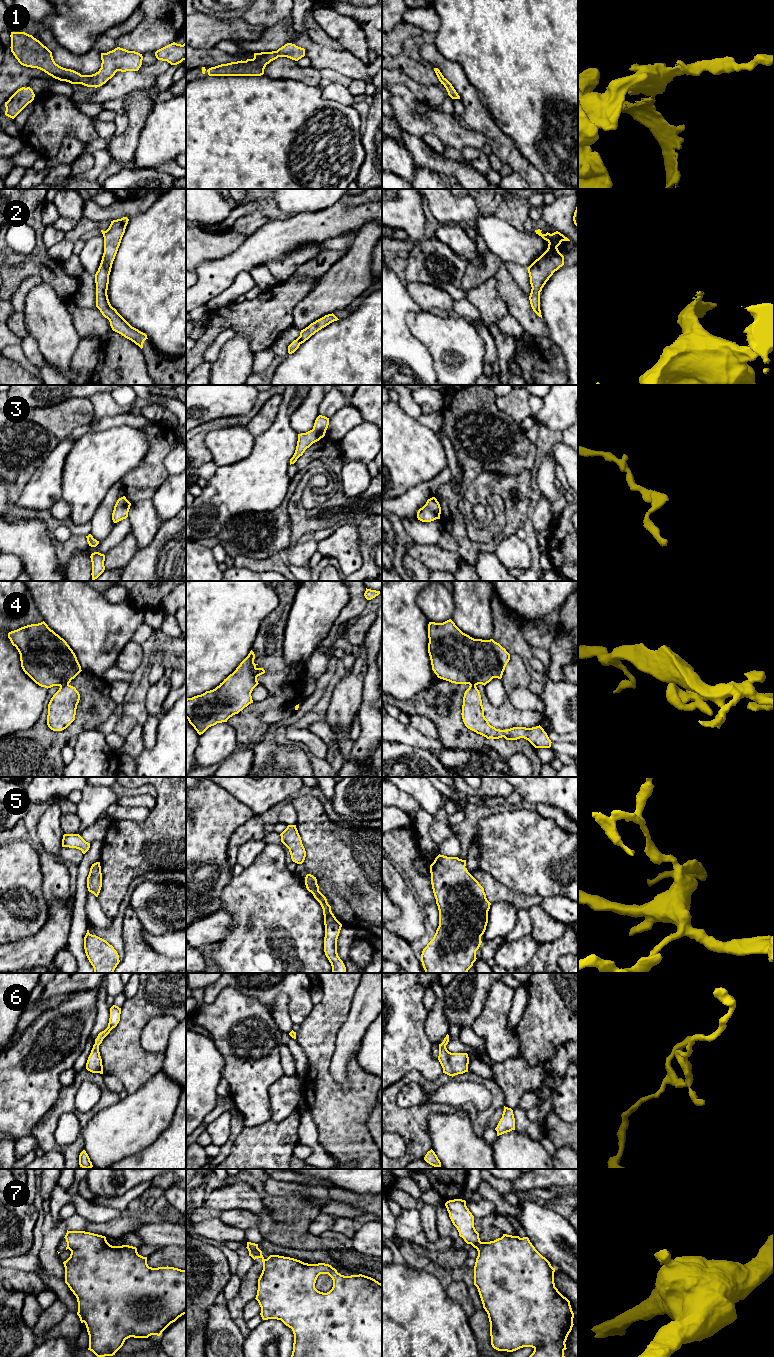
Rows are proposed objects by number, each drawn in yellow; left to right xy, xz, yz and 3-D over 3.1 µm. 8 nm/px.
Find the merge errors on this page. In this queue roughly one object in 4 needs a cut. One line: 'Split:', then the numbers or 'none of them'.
Split: 4, 7

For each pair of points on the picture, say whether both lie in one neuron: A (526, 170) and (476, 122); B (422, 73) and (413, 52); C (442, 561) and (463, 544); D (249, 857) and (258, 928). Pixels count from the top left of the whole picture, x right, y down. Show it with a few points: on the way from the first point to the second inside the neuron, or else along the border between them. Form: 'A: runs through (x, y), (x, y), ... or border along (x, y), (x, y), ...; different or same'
A: runs through (514, 158), (488, 132); same
B: border along (407, 38), (403, 44), (403, 51), (422, 62); different
C: border along (438, 544), (444, 549), (457, 552), (466, 560); different
D: border along (265, 846), (244, 869); different

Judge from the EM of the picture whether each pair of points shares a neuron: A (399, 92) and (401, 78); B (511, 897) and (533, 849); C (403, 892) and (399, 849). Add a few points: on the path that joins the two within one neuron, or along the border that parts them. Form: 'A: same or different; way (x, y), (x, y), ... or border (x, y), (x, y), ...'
A: different; border (392, 84), (403, 84), (418, 100)
B: different; border (494, 878), (517, 892), (537, 896)
C: different; border (392, 862), (401, 871)

